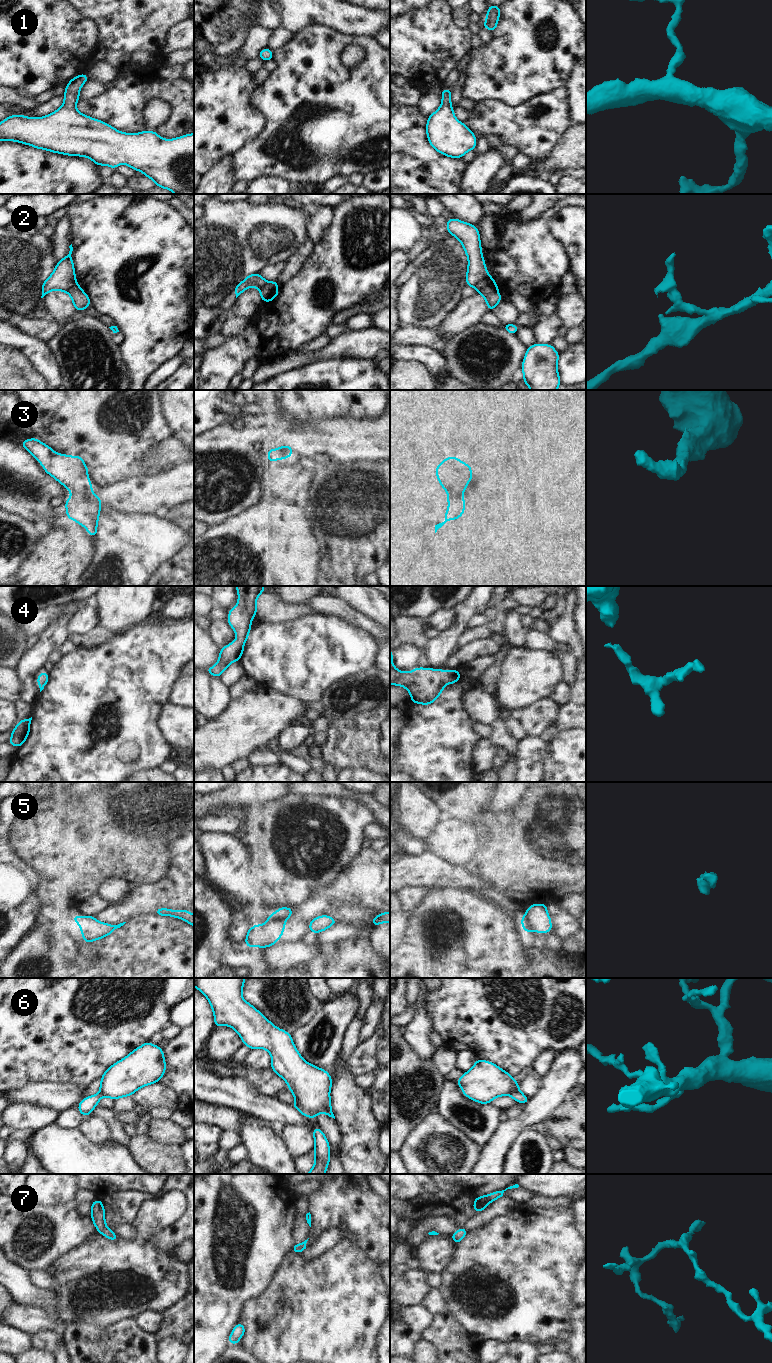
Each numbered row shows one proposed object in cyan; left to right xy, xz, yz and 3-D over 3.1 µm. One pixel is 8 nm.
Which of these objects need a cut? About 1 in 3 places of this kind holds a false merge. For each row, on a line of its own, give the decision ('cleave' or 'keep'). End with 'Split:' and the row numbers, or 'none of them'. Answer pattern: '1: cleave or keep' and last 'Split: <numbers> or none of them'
1: keep
2: cleave
3: keep
4: keep
5: cleave
6: cleave
7: keep
Split: 2, 5, 6

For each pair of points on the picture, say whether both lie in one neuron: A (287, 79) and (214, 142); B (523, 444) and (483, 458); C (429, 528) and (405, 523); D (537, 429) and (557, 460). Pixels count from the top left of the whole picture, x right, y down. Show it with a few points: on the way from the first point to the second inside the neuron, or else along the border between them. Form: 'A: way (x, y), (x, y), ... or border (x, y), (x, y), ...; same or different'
A: border (259, 84), (250, 101), (263, 116), (261, 130); different
B: border (513, 438), (510, 456), (502, 467); different
C: way (423, 533), (416, 534), (411, 529); same
D: border (569, 435), (532, 464); different

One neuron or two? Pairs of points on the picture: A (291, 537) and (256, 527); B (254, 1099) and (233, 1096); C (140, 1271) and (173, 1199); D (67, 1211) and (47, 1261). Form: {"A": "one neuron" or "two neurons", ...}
{"A": "one neuron", "B": "one neuron", "C": "one neuron", "D": "one neuron"}

